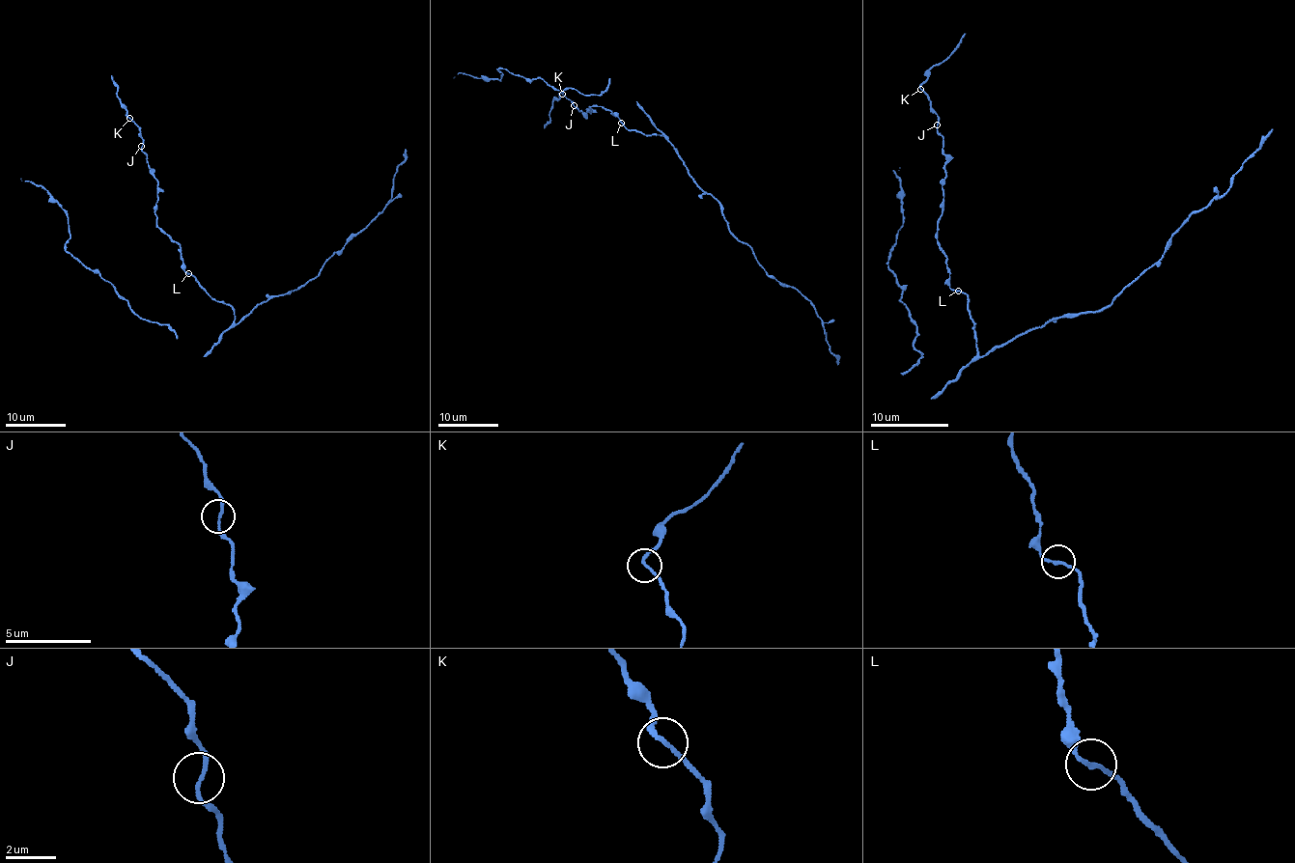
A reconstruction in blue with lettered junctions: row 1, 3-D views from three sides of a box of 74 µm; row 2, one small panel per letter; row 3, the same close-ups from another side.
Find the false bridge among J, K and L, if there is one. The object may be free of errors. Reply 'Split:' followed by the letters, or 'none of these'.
Split: none of these

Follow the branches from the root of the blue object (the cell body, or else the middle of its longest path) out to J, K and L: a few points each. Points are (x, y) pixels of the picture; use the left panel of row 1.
J: (232, 326), (235, 311), (229, 305), (216, 302), (185, 270), (181, 248), (156, 224), (158, 180), (141, 146)
K: (232, 326), (235, 311), (185, 270), (181, 248), (156, 224), (158, 180), (129, 119)
L: (232, 326), (235, 311), (229, 305), (216, 302), (188, 273)

